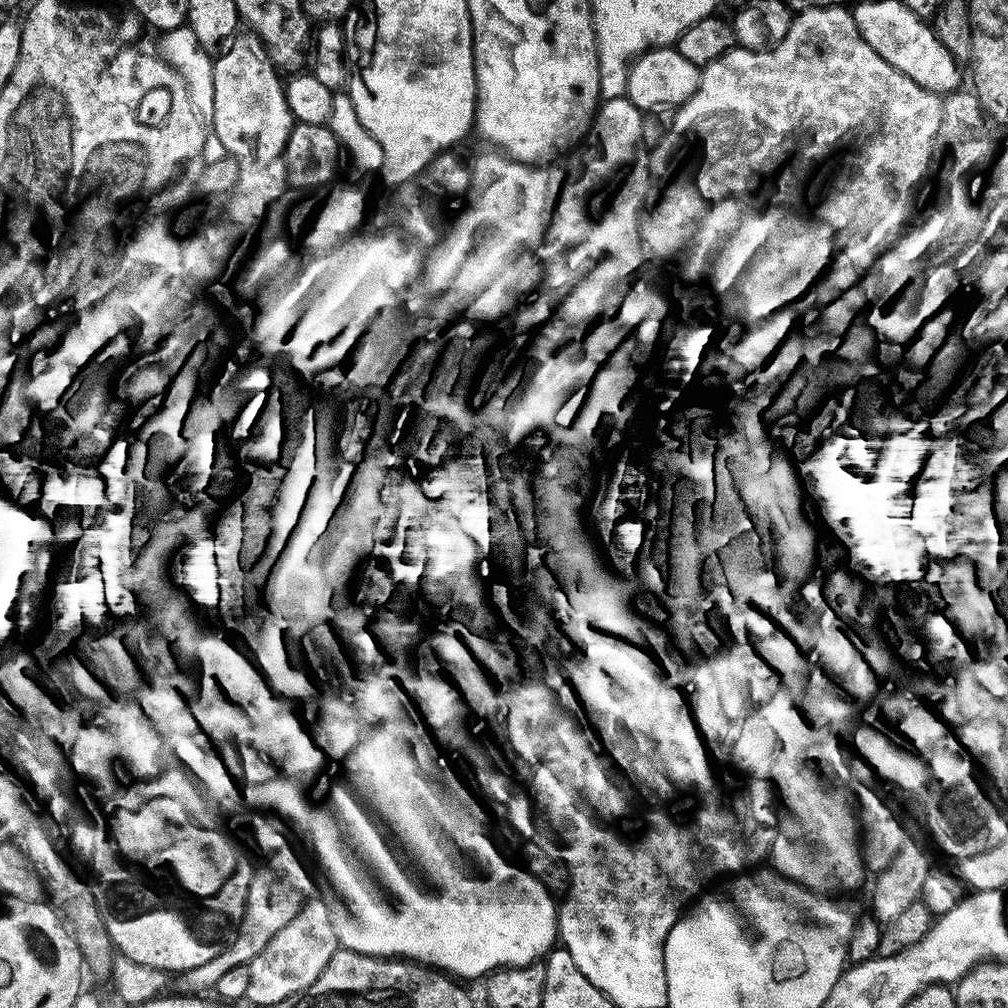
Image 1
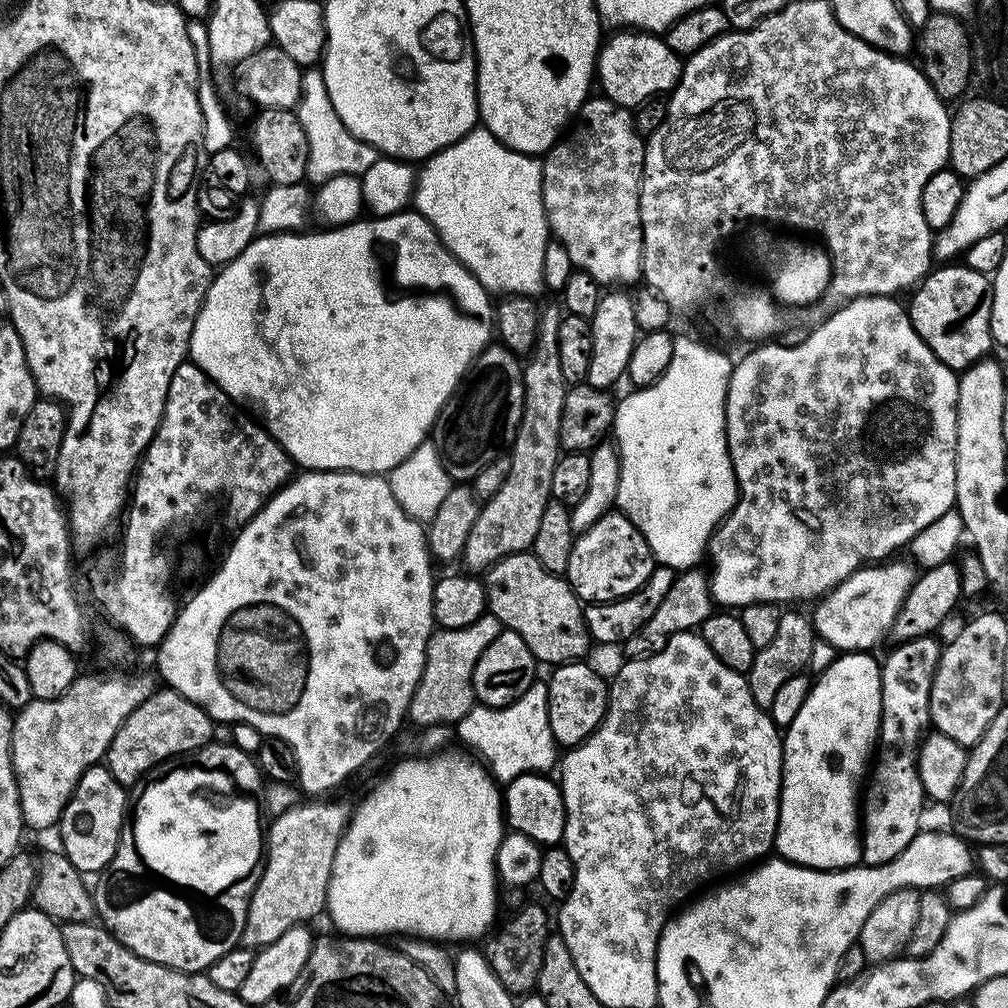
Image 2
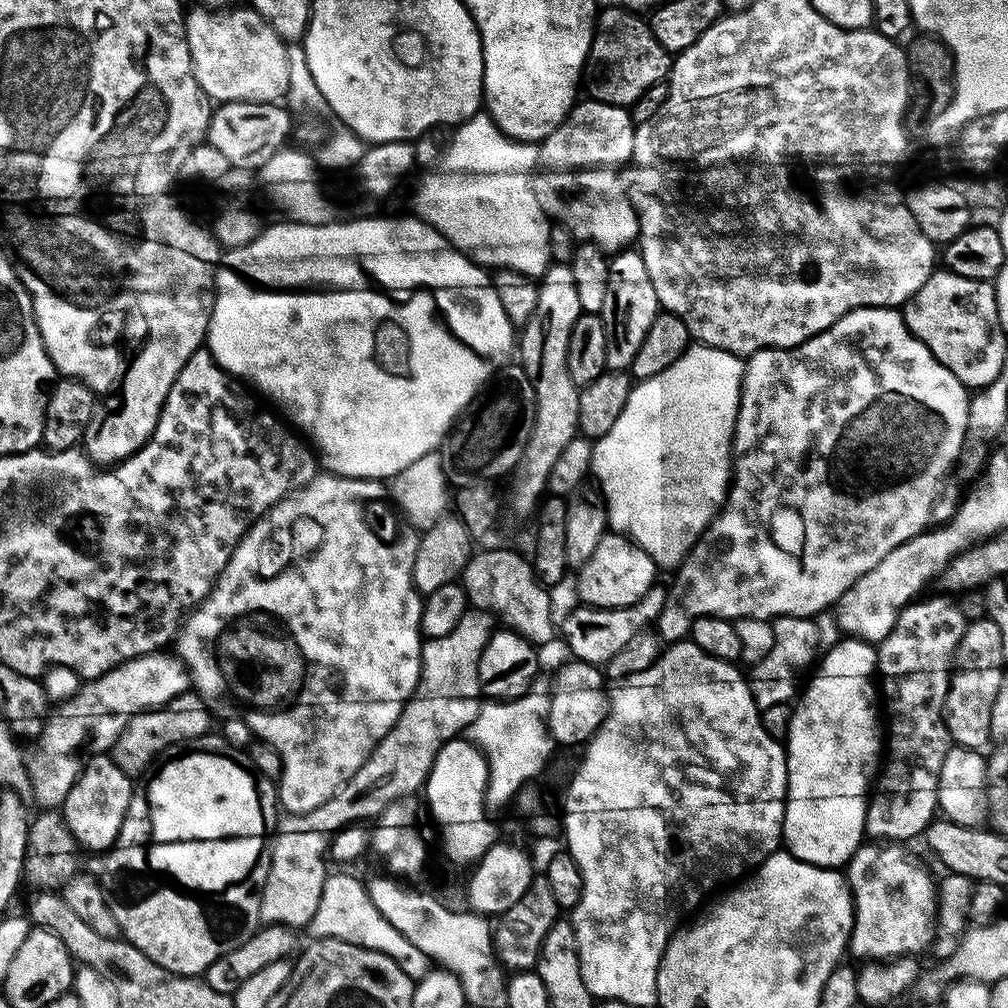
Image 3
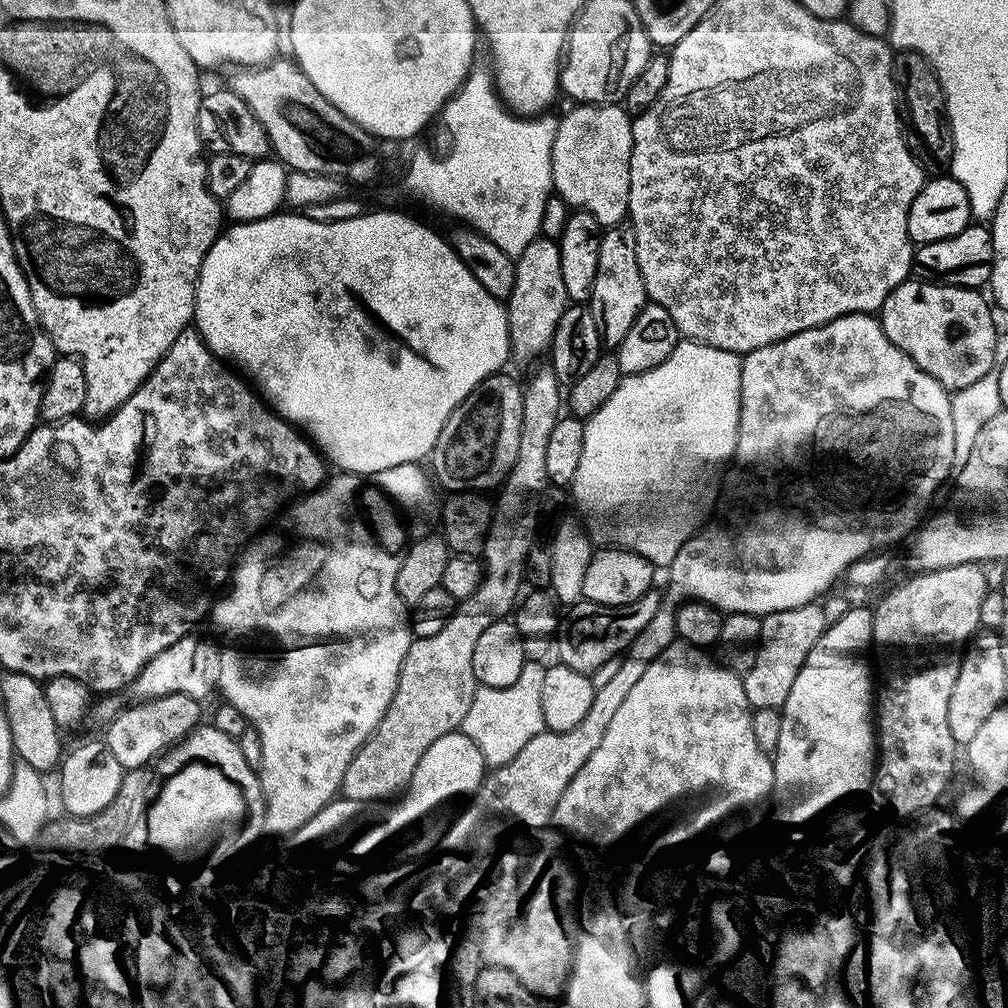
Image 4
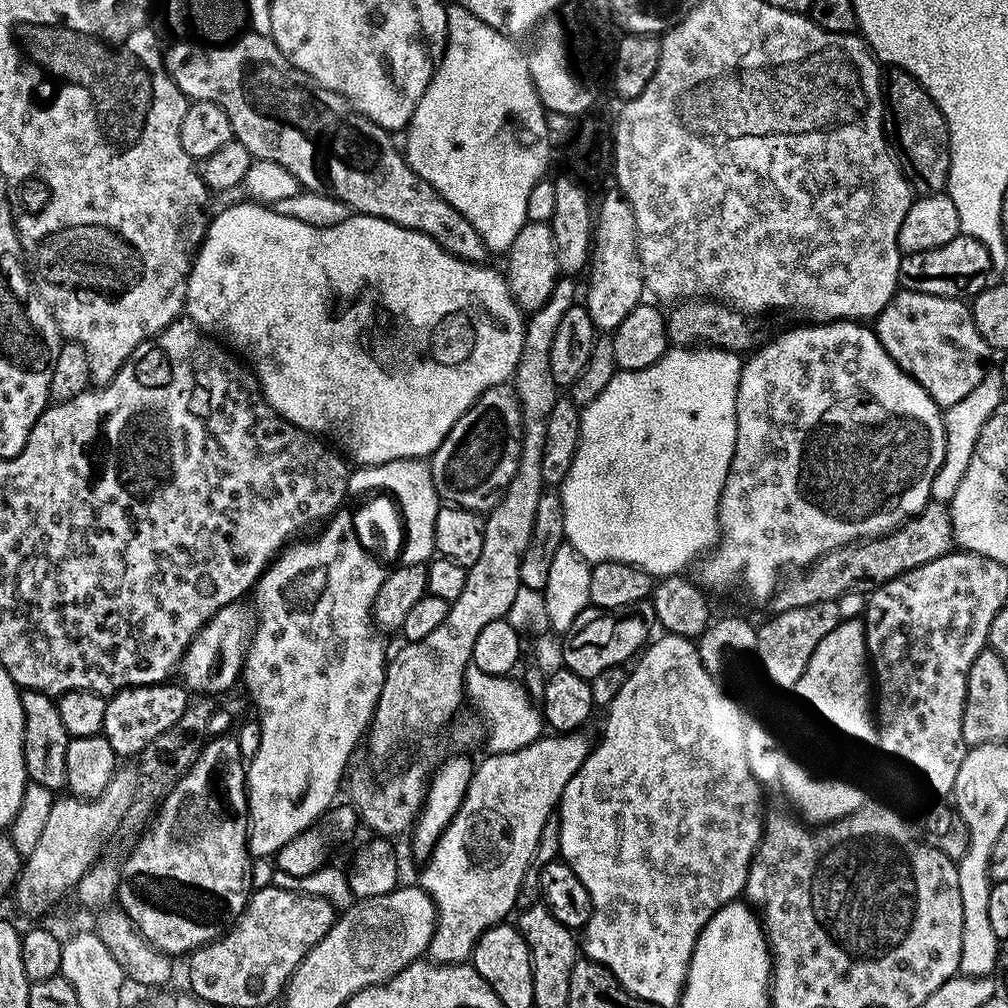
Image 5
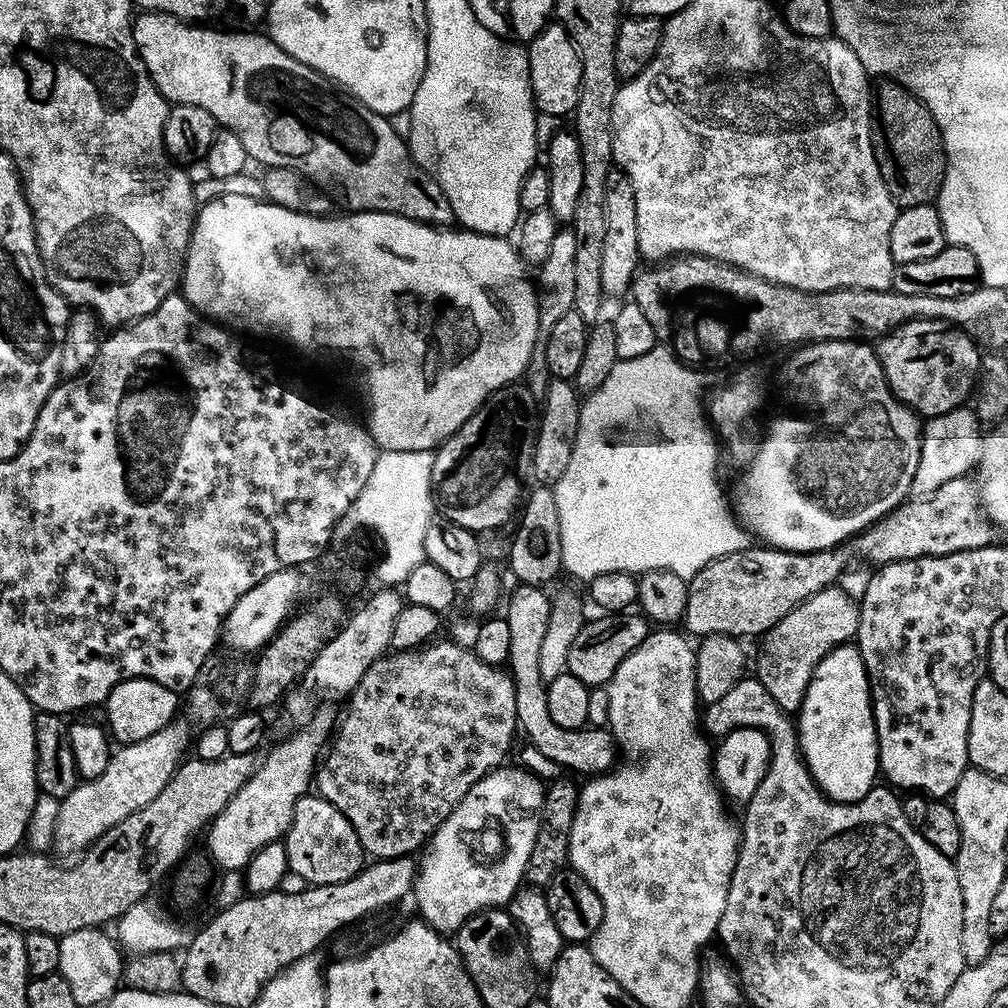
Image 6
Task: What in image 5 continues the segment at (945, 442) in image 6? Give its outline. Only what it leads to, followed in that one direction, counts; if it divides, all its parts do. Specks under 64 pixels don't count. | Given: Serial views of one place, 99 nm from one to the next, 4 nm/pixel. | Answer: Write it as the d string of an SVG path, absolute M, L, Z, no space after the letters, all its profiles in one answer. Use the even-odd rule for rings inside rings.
M989 369L982 382L970 394L966 394L966 398L962 398L962 402L954 402L954 406L950 406L944 412L946 452L938 474L934 474L932 482L933 501L951 502L954 498L954 494L958 490L958 482L962 482L962 478L970 466L970 458L974 454L974 446L977 444L981 430L984 429L986 422L992 417L997 406L1003 403L1002 391L1004 391L1004 385L1001 382L999 369Z

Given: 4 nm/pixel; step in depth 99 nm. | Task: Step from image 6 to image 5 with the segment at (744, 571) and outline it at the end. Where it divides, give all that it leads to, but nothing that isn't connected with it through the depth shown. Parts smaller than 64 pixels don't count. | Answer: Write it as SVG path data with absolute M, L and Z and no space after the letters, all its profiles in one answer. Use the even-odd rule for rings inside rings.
M929 502L917 516L911 516L894 531L830 550L813 564L789 575L792 577L788 581L785 579L773 592L771 611L778 613L794 610L798 606L835 602L847 592L867 594L878 585L885 584L887 580L901 576L918 566L926 566L926 562L934 562L934 558L948 553L952 543L951 511L943 503Z

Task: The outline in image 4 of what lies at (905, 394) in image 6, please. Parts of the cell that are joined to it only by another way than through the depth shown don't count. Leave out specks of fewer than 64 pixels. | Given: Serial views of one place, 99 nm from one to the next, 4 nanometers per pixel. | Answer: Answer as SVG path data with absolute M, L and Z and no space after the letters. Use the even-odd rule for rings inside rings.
M909 278L897 286L880 307L878 319L886 338L894 342L930 378L949 390L978 382L991 370L995 360L998 328L981 293L974 288L929 284Z

